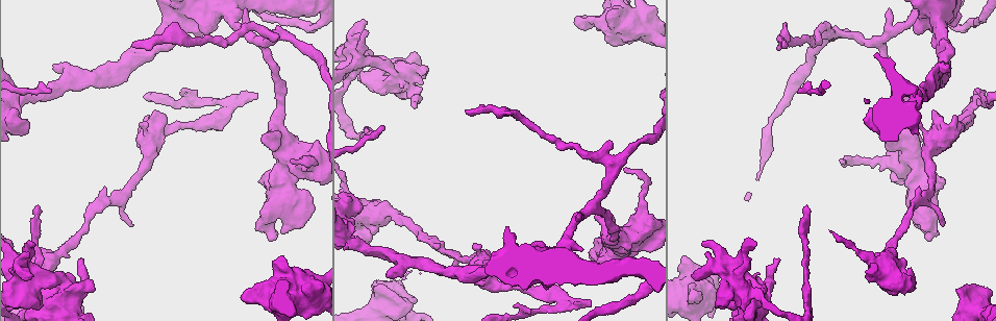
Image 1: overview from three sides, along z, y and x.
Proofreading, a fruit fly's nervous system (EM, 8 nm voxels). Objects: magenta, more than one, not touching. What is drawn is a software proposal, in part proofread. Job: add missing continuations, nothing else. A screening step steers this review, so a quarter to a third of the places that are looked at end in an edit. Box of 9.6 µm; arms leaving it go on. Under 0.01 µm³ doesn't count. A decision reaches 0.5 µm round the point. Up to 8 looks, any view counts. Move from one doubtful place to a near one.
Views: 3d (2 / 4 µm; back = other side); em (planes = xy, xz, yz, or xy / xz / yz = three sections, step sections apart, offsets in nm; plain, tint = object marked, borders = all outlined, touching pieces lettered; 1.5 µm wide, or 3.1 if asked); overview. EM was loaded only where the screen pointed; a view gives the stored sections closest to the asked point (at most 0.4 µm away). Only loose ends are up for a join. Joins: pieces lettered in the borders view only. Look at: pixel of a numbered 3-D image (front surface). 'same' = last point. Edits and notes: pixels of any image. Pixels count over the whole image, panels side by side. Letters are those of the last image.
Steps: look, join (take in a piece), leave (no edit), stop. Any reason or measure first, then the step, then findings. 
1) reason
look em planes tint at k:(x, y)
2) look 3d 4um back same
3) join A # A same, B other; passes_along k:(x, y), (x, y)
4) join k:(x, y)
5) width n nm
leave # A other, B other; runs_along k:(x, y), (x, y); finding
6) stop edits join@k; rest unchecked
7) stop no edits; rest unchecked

an open end
look 3d 4um at 1:(589, 306)

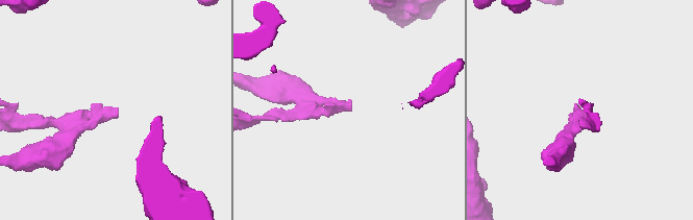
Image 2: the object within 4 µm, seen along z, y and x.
look em yz step 4 borders at 2:(351, 111)

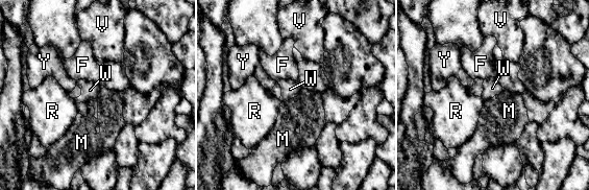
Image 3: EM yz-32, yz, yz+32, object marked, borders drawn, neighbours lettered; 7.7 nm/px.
another direction
look em planes borders same

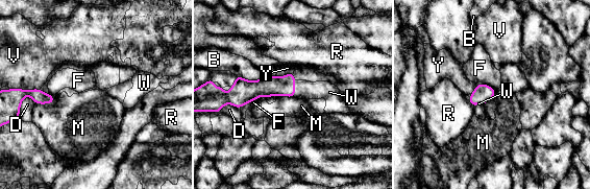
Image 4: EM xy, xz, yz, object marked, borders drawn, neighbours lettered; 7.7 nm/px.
join W # B other, D other, F other, M other, R other, V other, W same, Y other; passes_along 4:(268, 86), (294, 89), (305, 90); it goes on there

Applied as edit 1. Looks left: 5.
look overview

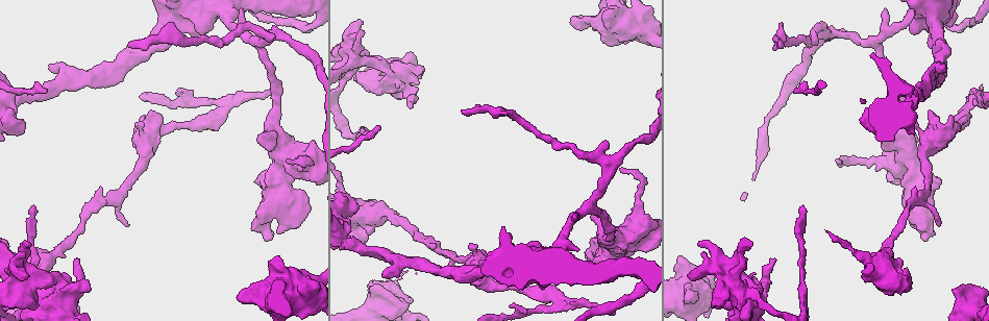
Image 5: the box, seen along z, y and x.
stops while still wide
look 3d 4um at 5:(535, 241)

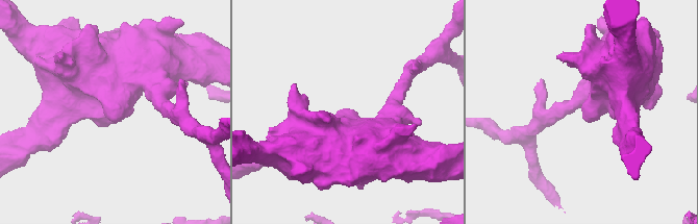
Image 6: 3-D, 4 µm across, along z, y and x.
shape alone is not enough
look em planes tint at 6:(346, 110)

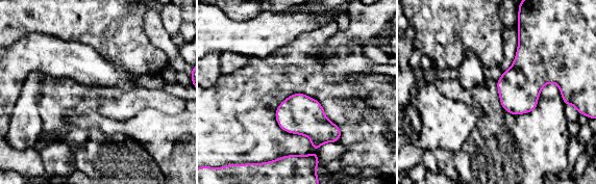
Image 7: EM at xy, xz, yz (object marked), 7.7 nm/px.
look em planes borders same

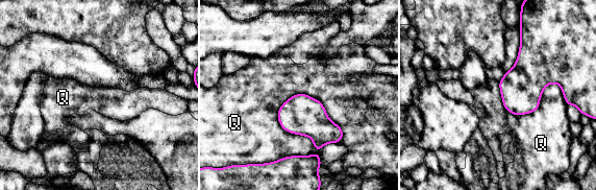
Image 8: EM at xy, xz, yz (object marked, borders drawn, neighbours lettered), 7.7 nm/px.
leave # Q other; border 8:(295, 93), (277, 121), (319, 151); none of them fits

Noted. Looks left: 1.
free end
look em planes borders at 5:(138, 124)

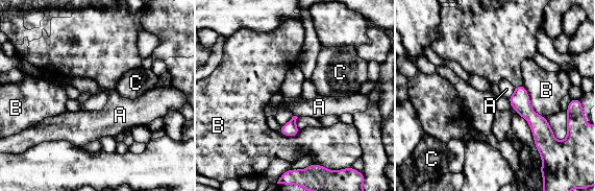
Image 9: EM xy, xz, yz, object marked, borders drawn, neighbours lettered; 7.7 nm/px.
leave # A other, B other, C other; border 9:(515, 87), (514, 92), (507, 97); none of them fits

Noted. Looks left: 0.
stop edits join@4; rest unchecked

